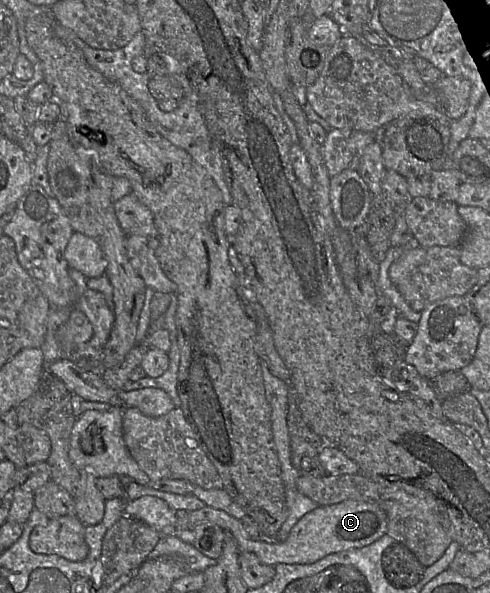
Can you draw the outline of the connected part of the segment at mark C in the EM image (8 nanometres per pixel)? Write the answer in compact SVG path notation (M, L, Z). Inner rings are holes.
M357 500L316 507L299 519L286 540L277 543L253 540L238 519L211 506L190 511L188 518L191 526L203 522L220 526L233 536L240 552L254 553L262 563L271 566L280 563L311 564L331 553L367 546L387 533L385 511L375 503Z

